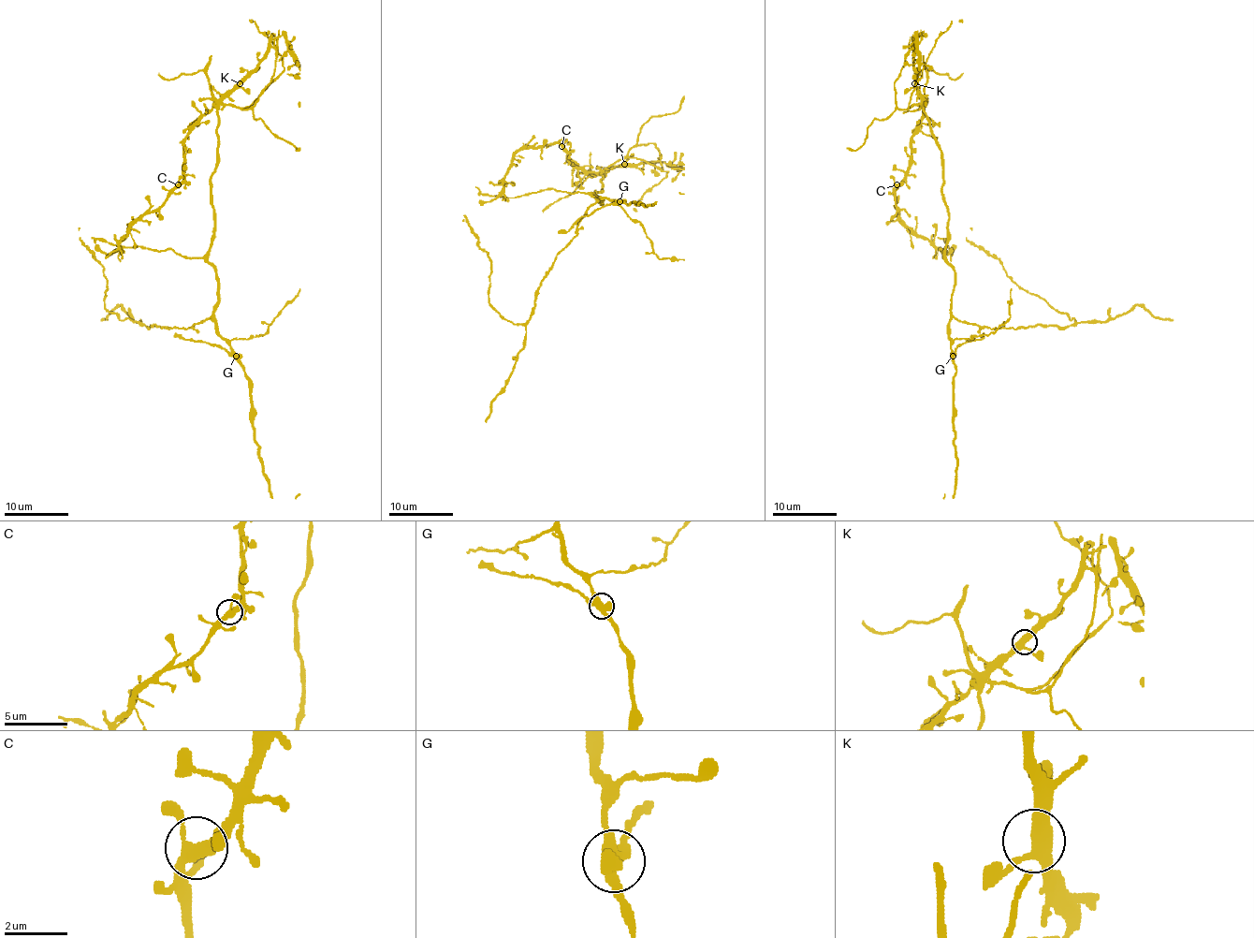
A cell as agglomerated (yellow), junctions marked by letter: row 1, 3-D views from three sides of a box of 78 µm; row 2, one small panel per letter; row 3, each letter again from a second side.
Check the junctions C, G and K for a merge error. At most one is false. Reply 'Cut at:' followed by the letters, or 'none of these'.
Cut at: G

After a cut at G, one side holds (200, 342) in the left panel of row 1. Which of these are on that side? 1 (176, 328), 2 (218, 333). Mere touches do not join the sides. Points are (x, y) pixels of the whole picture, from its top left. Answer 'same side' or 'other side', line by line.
1: other side
2: other side

